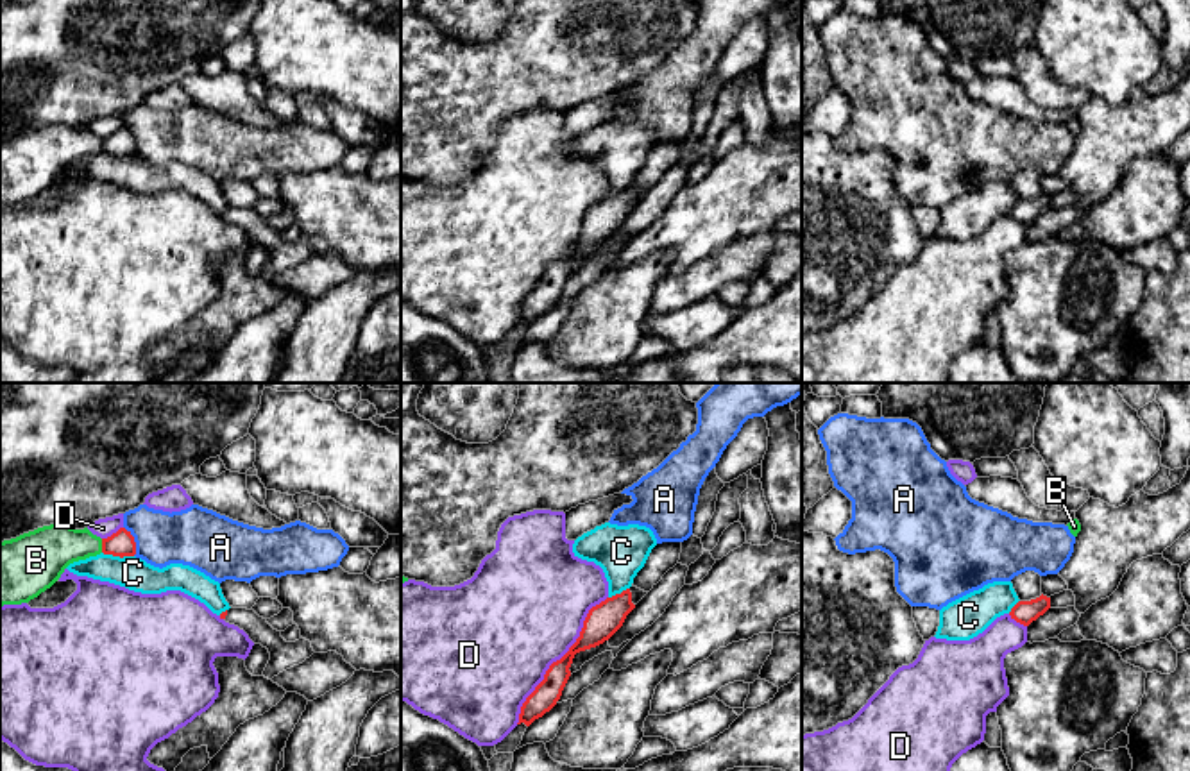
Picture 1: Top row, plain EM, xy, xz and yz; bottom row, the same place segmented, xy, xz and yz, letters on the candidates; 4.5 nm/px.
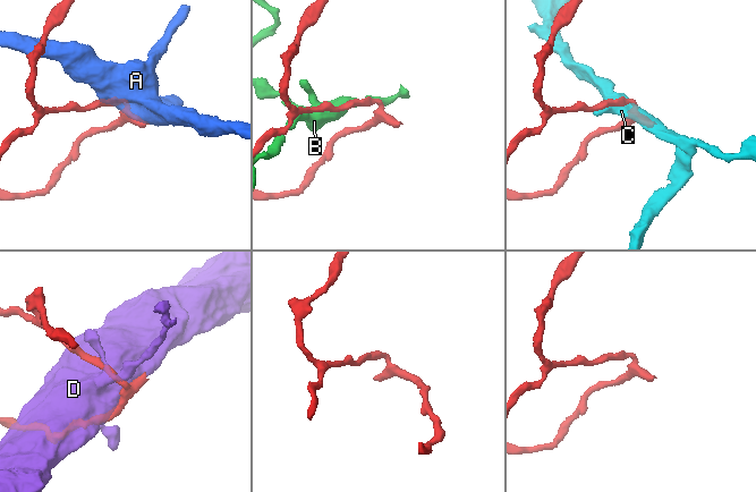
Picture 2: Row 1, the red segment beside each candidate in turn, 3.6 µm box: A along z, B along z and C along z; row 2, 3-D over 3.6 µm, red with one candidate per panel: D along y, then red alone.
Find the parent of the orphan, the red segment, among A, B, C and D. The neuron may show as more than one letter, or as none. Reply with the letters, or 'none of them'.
none of them

